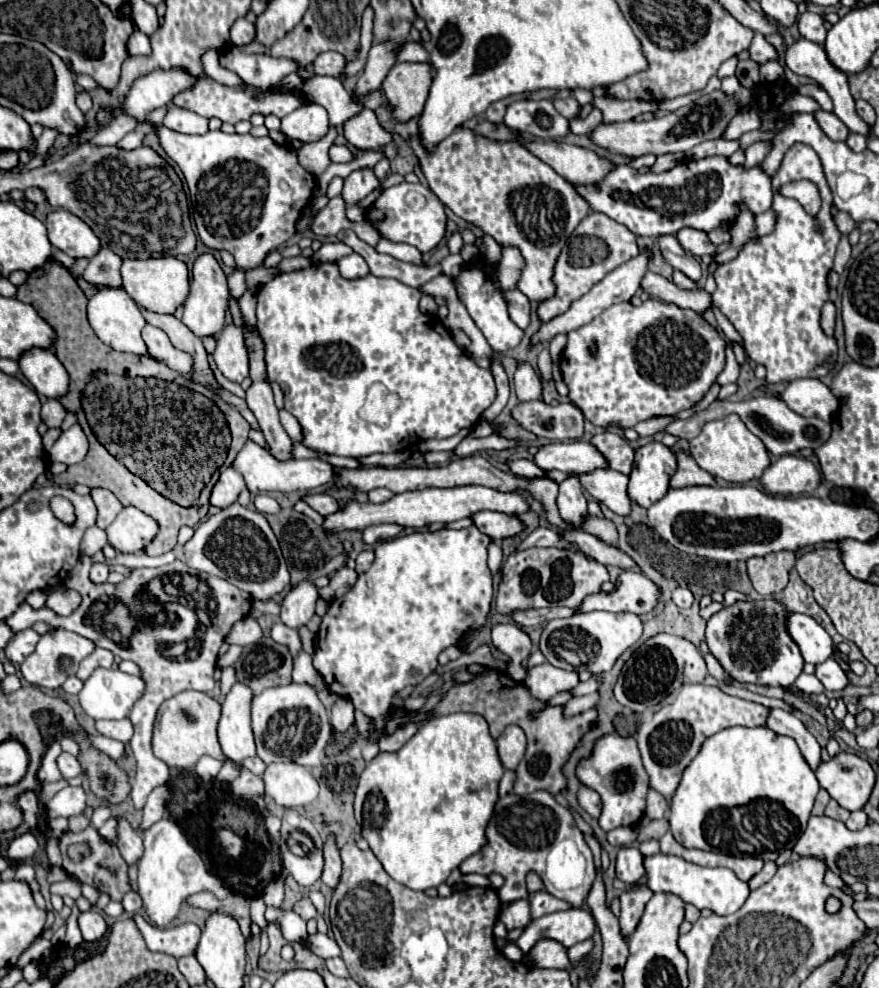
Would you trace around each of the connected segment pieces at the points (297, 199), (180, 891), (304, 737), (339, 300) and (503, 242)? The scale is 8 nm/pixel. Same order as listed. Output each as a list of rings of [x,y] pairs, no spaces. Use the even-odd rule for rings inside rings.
[[[156,125],[156,135],[160,139],[162,149],[168,157],[182,169],[184,179],[190,189],[190,199],[194,207],[194,223],[200,239],[210,249],[226,249],[234,255],[236,265],[242,269],[260,267],[264,257],[286,243],[296,233],[296,223],[302,217],[302,209],[306,209],[312,201],[316,179],[312,173],[304,171],[296,161],[296,151],[284,145],[276,145],[270,137],[252,137],[238,133],[222,133],[208,131],[206,135],[182,135],[164,125]]]
[[[162,819],[154,823],[148,831],[142,833],[142,839],[144,839],[144,859],[138,863],[138,895],[142,897],[142,907],[148,919],[156,927],[168,927],[168,923],[172,923],[174,917],[178,915],[184,899],[192,893],[212,891],[218,899],[224,899],[224,895],[230,893],[220,879],[208,873],[202,857],[188,843],[188,839],[174,821]]]
[[[290,683],[272,687],[252,699],[252,729],[256,737],[258,757],[264,763],[294,761],[304,767],[318,767],[322,763],[324,747],[332,737],[326,707],[312,687]]]
[[[314,263],[302,271],[292,273],[278,273],[270,283],[258,289],[258,333],[264,341],[264,361],[266,371],[272,381],[276,381],[284,391],[284,409],[290,411],[298,423],[302,425],[302,443],[318,453],[326,455],[344,455],[344,457],[368,457],[374,453],[396,453],[404,449],[412,449],[416,443],[424,439],[442,439],[454,437],[462,429],[472,429],[480,415],[494,403],[496,399],[496,385],[494,377],[488,369],[478,367],[464,349],[460,349],[450,331],[440,323],[434,315],[424,315],[418,307],[420,291],[400,283],[398,279],[380,279],[374,275],[366,275],[362,279],[344,279],[336,267],[336,263]]]
[[[456,127],[456,131],[452,135],[448,135],[444,141],[440,141],[434,151],[428,151],[424,147],[422,137],[418,133],[410,135],[406,139],[406,143],[418,157],[418,163],[428,181],[428,187],[448,209],[452,209],[466,223],[478,227],[484,235],[494,237],[500,247],[520,249],[520,253],[524,257],[524,269],[518,279],[518,289],[530,301],[540,301],[540,299],[552,297],[552,291],[554,291],[552,267],[556,263],[556,257],[558,257],[560,249],[564,247],[568,235],[576,229],[576,225],[590,211],[588,203],[574,191],[574,187],[562,175],[558,175],[552,167],[548,167],[546,163],[536,159],[530,151],[526,151],[518,143],[494,141],[468,127]]]

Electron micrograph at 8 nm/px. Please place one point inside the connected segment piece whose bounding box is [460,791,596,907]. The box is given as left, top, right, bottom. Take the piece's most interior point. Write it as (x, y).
(518, 838)

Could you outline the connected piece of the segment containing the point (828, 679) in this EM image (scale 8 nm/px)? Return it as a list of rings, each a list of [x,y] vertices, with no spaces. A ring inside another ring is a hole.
[[[826,659],[826,661],[818,663],[814,675],[816,675],[816,677],[820,679],[820,683],[822,683],[826,689],[830,689],[830,691],[840,691],[840,689],[844,689],[844,687],[848,685],[846,673],[838,667],[838,663],[836,663],[834,659]]]

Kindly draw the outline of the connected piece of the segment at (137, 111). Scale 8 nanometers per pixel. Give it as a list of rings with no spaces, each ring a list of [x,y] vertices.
[[[154,71],[132,85],[130,95],[122,101],[124,111],[142,121],[152,109],[168,105],[176,91],[190,87],[194,81],[196,79],[184,75],[184,71]]]

